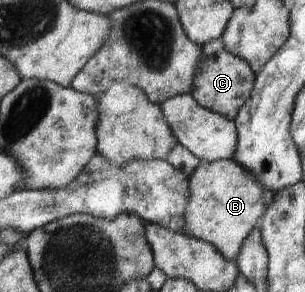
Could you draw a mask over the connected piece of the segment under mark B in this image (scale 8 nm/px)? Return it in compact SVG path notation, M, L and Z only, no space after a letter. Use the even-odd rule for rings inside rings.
M233 159L212 163L201 160L188 179L191 196L186 208L184 231L189 236L210 242L230 261L236 259L250 233L260 227L262 216L273 204L275 193L272 189L266 189L254 173Z

